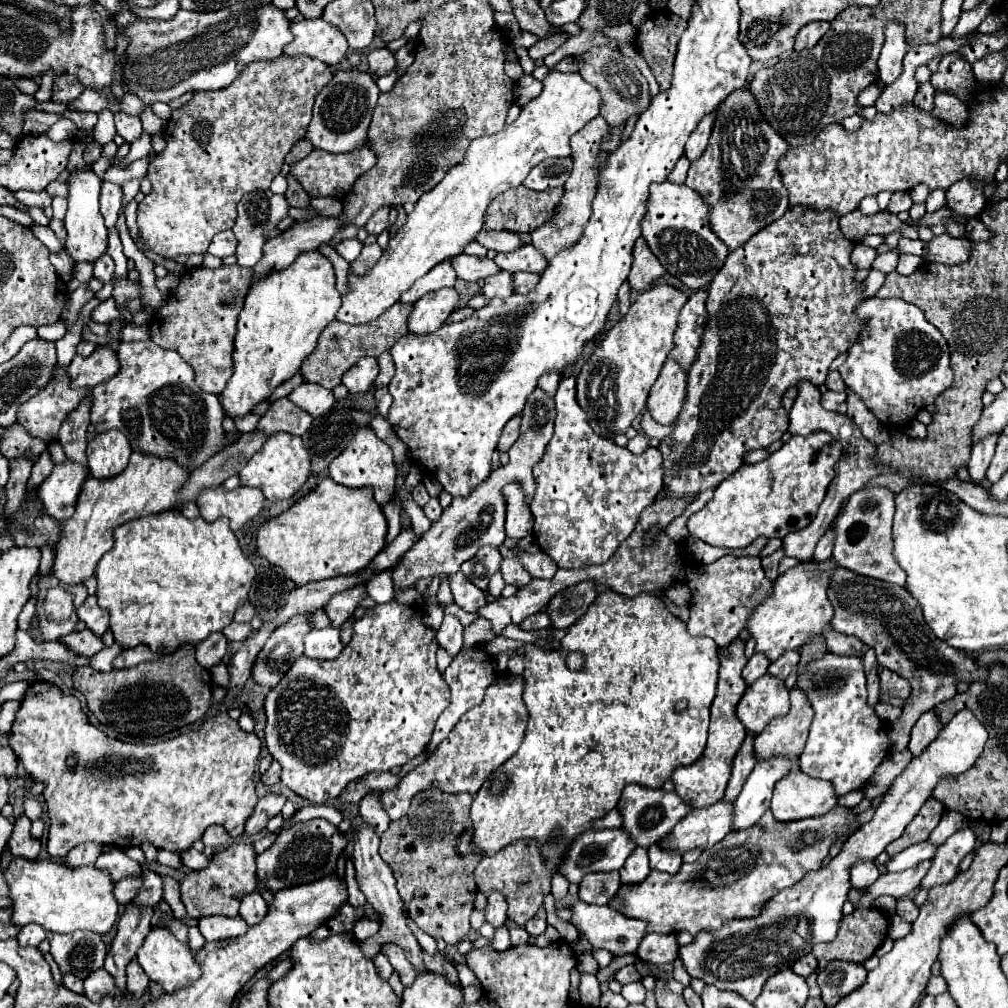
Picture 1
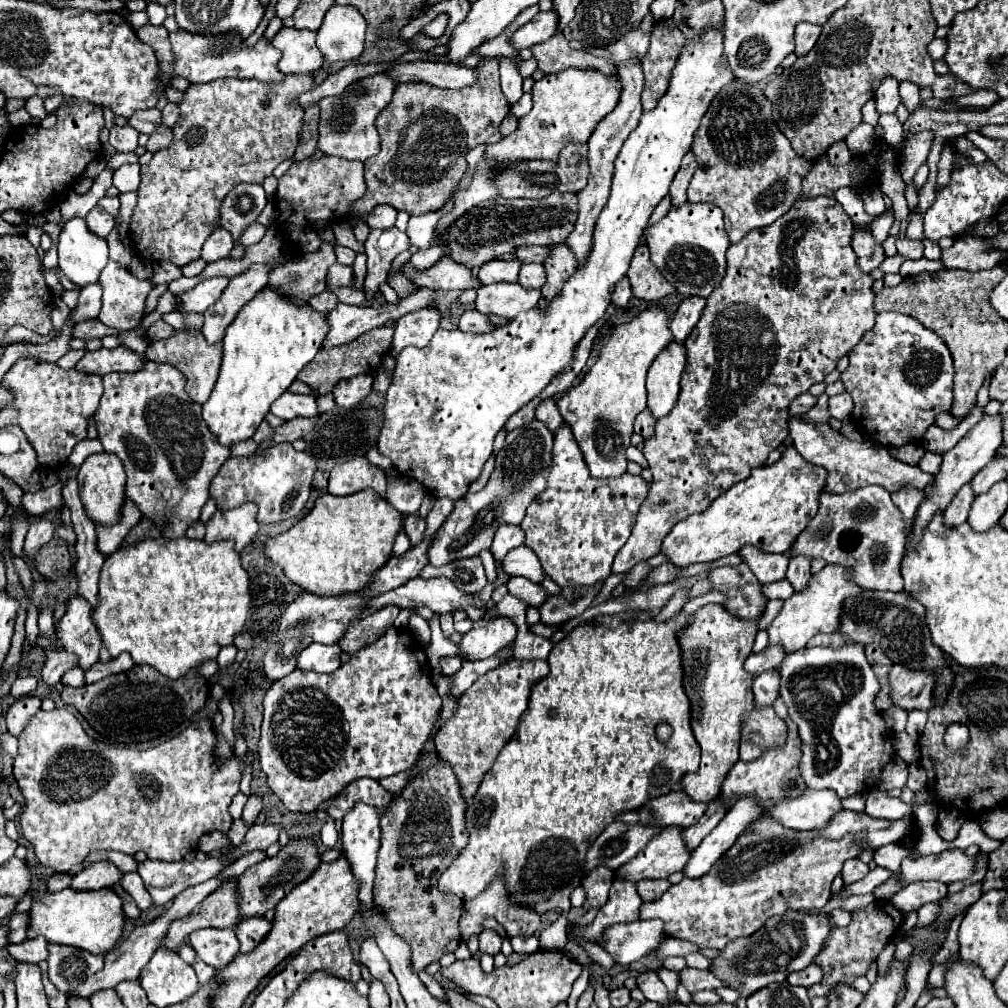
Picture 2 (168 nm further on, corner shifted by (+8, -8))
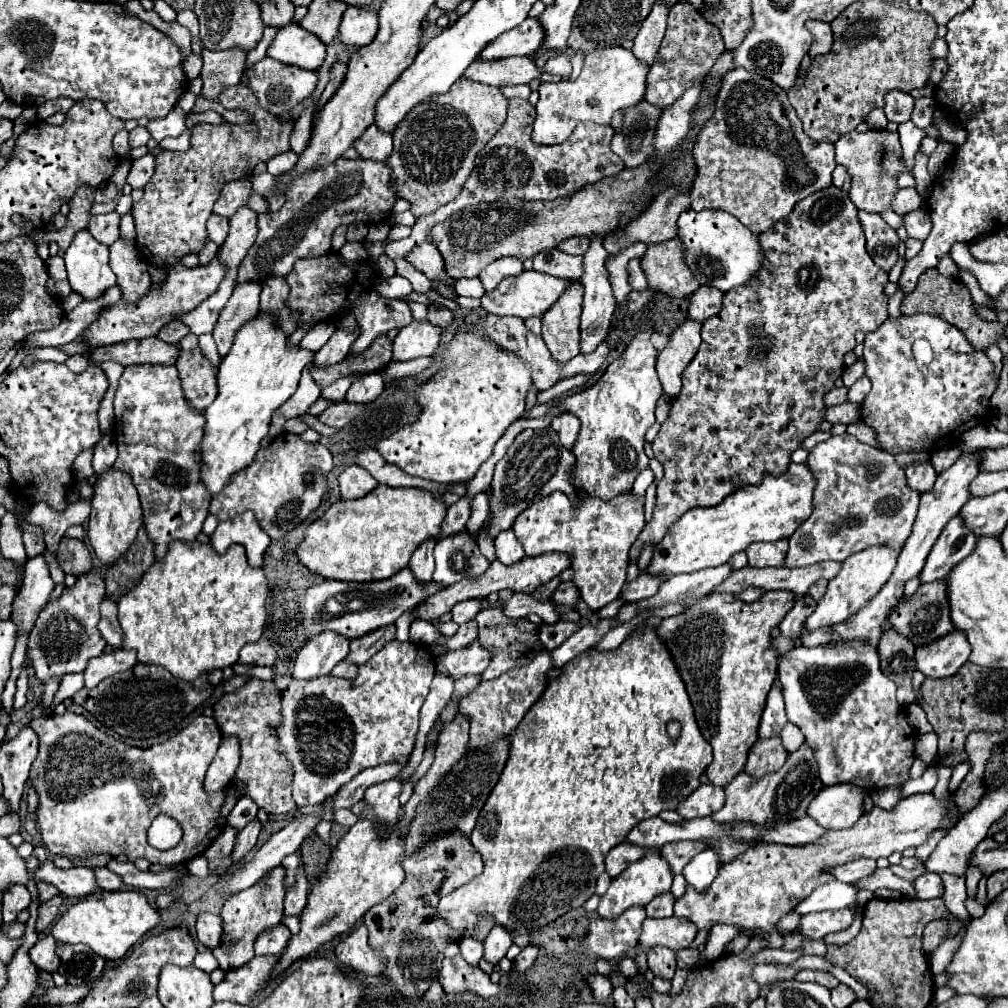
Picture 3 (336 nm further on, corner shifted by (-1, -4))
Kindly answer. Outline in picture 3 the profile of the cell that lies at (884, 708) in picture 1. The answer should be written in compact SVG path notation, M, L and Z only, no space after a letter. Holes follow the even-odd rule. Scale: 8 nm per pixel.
M912 704L912 706L908 706L906 708L906 712L908 712L908 724L914 728L914 730L918 730L920 734L924 734L924 732L930 732L932 730L932 726L928 724L928 720L926 720L926 714L924 714L924 710L922 710L922 706L920 704Z

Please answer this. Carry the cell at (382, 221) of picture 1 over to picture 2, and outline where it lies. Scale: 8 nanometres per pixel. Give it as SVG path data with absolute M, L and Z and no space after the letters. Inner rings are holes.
M397 228L371 230L365 242L367 254L367 278L365 278L365 298L369 302L379 294L379 286L387 280L391 262L397 254L409 250L409 238Z

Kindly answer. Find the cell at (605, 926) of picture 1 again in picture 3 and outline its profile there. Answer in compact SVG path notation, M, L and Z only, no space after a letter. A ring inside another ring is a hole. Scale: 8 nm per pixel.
M646 918L642 922L642 932L638 938L638 946L642 950L650 950L656 946L666 946L670 950L688 948L696 936L696 926L684 918Z

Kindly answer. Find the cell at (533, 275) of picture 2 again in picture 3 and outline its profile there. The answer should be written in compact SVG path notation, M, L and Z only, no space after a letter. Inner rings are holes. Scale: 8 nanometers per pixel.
M556 248L542 250L542 254L534 256L534 270L542 274L550 274L556 278L580 278L582 276L582 258L568 256Z

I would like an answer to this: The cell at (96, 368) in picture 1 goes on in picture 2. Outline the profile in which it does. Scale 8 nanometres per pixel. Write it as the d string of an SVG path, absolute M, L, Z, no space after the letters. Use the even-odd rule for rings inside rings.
M125 346L107 350L99 348L95 352L85 352L85 356L77 362L77 370L105 376L109 372L137 372L145 366L145 356L137 354Z

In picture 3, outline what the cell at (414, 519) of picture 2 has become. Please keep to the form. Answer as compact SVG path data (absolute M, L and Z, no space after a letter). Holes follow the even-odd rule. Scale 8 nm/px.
M426 540L422 542L416 552L412 554L412 560L410 560L410 570L416 578L424 580L424 582L430 582L432 578L432 572L434 572L434 556L432 556L432 550L434 550L436 542L434 540Z

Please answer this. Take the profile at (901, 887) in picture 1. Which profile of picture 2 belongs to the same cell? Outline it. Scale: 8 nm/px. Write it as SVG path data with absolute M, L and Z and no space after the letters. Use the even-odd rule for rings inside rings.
M945 850L941 854L923 856L917 860L905 858L903 870L899 874L901 884L907 886L919 880L939 880L939 882L953 882L953 880L967 880L975 872L977 856L967 856L965 850Z

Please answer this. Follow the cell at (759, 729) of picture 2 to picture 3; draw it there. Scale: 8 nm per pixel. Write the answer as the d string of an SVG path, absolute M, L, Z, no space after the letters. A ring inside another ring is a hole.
M780 736L776 738L764 738L764 742L756 742L750 752L748 752L748 762L746 762L746 772L762 778L768 772L776 772L778 768L782 768L782 764L786 762L786 748L780 740Z

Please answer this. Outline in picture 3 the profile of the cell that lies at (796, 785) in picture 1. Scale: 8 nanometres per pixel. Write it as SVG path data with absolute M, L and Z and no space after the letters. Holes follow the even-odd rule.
M852 784L824 786L810 802L808 816L826 826L826 830L852 828L860 818L864 796L866 792Z

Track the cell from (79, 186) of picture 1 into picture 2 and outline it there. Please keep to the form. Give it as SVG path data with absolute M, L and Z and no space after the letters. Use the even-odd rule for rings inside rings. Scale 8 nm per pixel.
M73 218L63 226L59 236L59 268L73 284L83 288L99 282L99 274L107 262L107 242L95 238L83 218Z

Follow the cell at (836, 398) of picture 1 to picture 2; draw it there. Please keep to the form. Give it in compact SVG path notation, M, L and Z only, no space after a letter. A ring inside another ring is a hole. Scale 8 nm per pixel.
M843 392L843 394L829 398L829 414L833 418L847 420L851 416L851 410L853 410L853 400L851 400L849 392Z

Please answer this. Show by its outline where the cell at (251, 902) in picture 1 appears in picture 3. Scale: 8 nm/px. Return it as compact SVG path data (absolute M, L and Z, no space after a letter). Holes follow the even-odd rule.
M280 924L276 926L276 930L264 930L264 934L260 934L260 938L256 938L256 954L258 956L266 956L266 954L280 954L286 948L286 942L290 938L290 930Z

